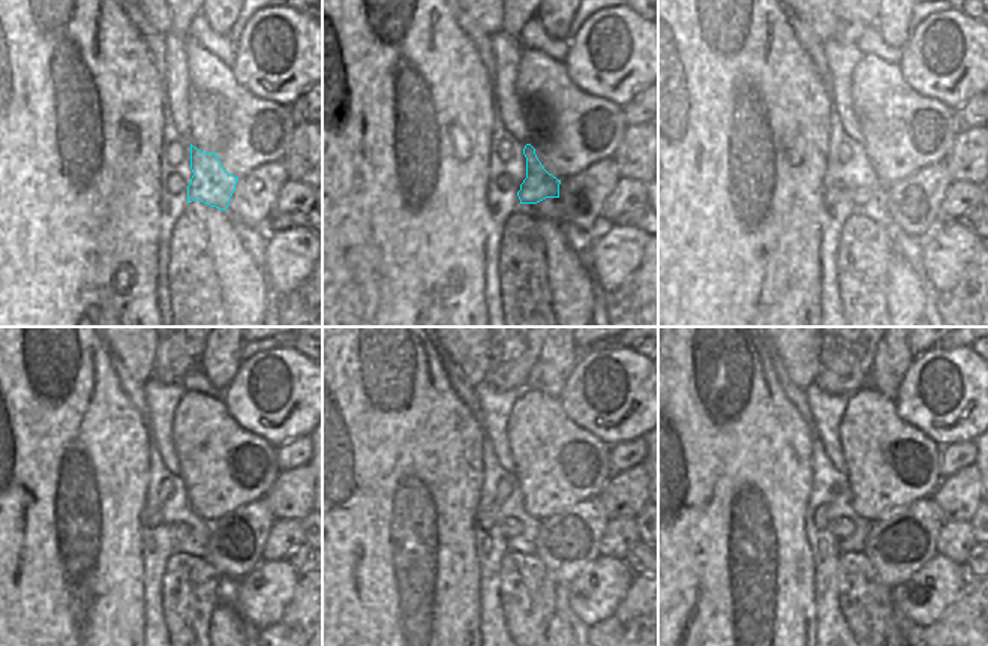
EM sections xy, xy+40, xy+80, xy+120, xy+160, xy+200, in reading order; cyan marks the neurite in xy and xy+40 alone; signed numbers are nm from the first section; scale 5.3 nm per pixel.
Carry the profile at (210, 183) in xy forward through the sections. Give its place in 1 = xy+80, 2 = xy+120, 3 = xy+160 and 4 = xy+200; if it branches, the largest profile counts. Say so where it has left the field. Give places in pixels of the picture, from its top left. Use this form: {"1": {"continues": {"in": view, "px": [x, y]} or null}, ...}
{"1": {"continues": {"in": "xy+80", "px": [862, 194]}}, "2": {"continues": {"in": "xy+120", "px": [180, 532]}}, "3": {"continues": {"in": "xy+160", "px": [511, 528]}}, "4": {"continues": {"in": "xy+200", "px": [840, 528]}}}

